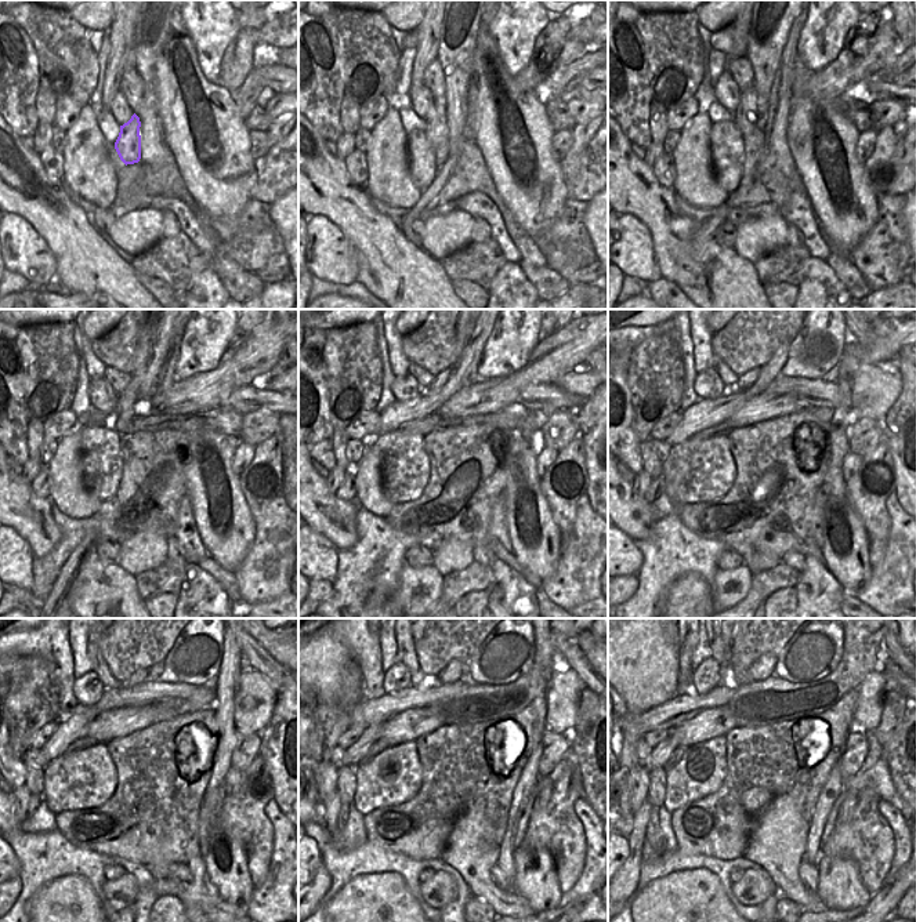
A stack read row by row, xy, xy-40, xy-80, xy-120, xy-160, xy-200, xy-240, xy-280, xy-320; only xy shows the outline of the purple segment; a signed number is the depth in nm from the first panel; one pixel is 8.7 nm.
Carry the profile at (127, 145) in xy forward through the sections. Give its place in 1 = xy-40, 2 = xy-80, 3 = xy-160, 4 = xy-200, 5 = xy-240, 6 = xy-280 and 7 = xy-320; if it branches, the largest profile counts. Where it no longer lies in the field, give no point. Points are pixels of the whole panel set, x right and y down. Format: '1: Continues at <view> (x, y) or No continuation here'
1: Continues at xy-40 (437, 131)
2: Continues at xy-80 (745, 116)
3: Continues at xy-160 (445, 389)
4: Continues at xy-200 (748, 383)
5: Continues at xy-240 (140, 675)
6: Continues at xy-280 (455, 670)
7: Continues at xy-320 (764, 667).

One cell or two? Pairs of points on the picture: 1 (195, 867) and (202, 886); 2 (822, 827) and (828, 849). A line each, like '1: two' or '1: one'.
1: one
2: two

